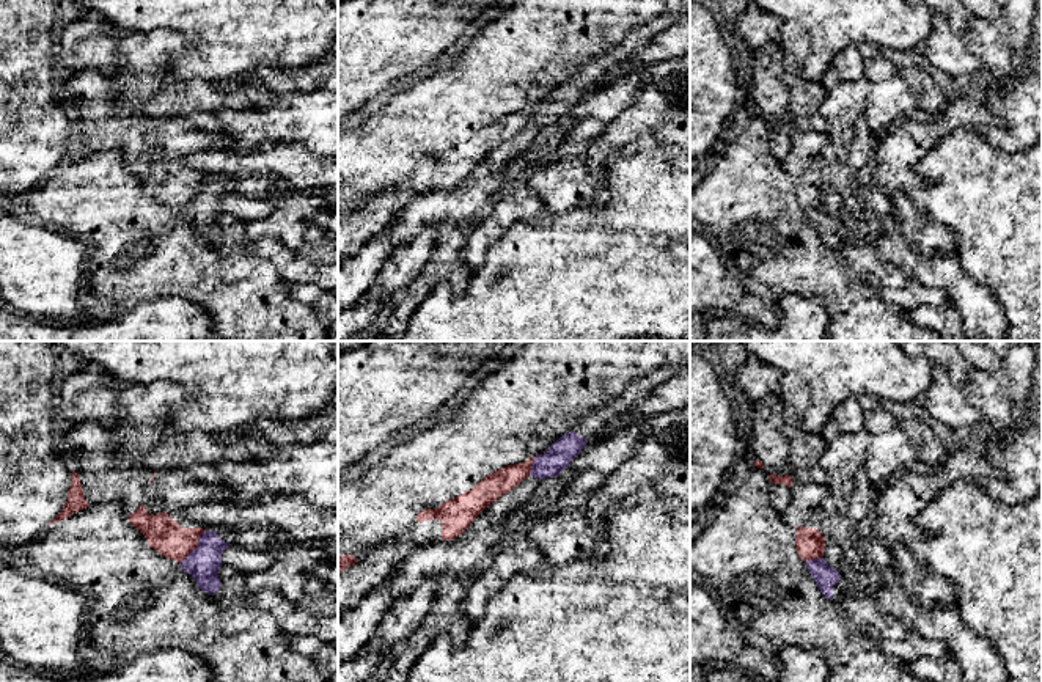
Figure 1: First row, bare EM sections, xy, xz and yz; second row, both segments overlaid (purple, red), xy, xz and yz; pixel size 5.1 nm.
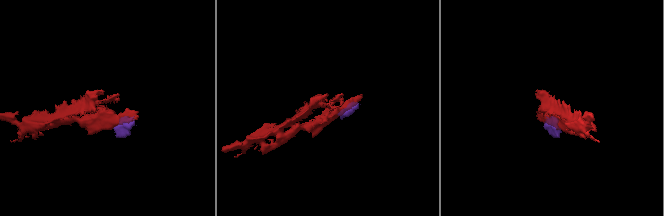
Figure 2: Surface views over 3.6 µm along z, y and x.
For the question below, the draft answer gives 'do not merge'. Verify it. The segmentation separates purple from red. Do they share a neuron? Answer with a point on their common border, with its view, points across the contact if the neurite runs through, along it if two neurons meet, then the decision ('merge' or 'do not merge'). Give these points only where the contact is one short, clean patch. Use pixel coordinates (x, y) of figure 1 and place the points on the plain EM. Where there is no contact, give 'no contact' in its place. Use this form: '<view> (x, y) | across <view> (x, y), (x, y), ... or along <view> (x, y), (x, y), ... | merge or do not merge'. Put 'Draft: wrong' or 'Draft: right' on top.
Draft: right
xy (197, 195) | along xy (205, 178), (198, 192), (179, 211) | do not merge

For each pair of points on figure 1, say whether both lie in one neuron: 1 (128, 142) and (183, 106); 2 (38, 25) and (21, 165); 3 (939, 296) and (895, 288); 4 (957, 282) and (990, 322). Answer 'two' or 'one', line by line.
1: two
2: one
3: one
4: one

